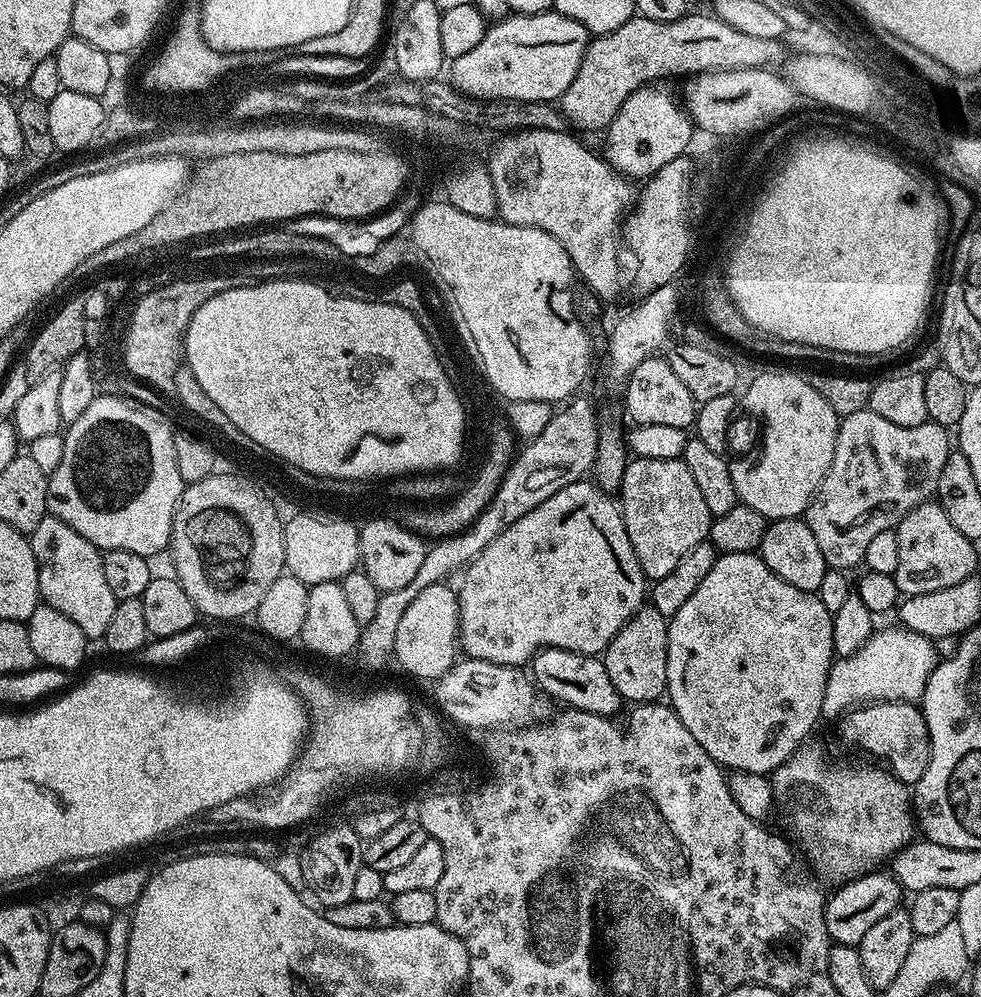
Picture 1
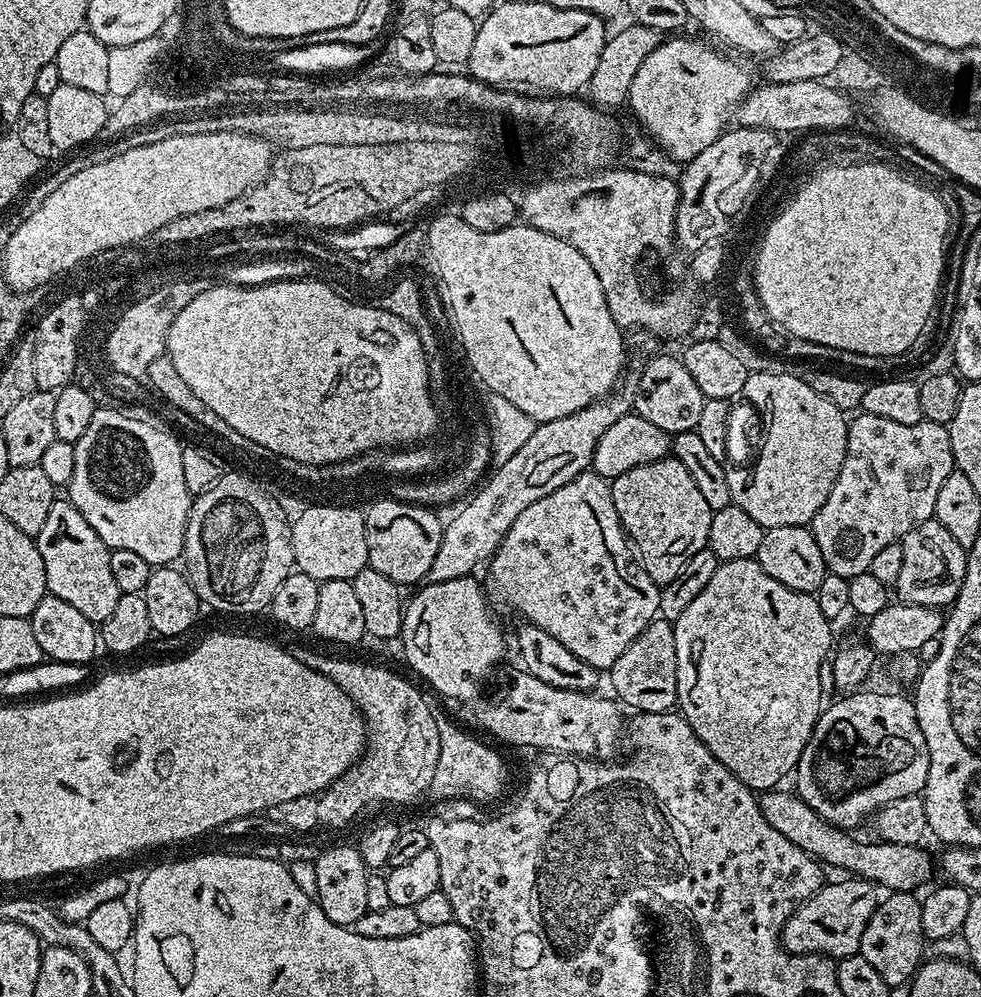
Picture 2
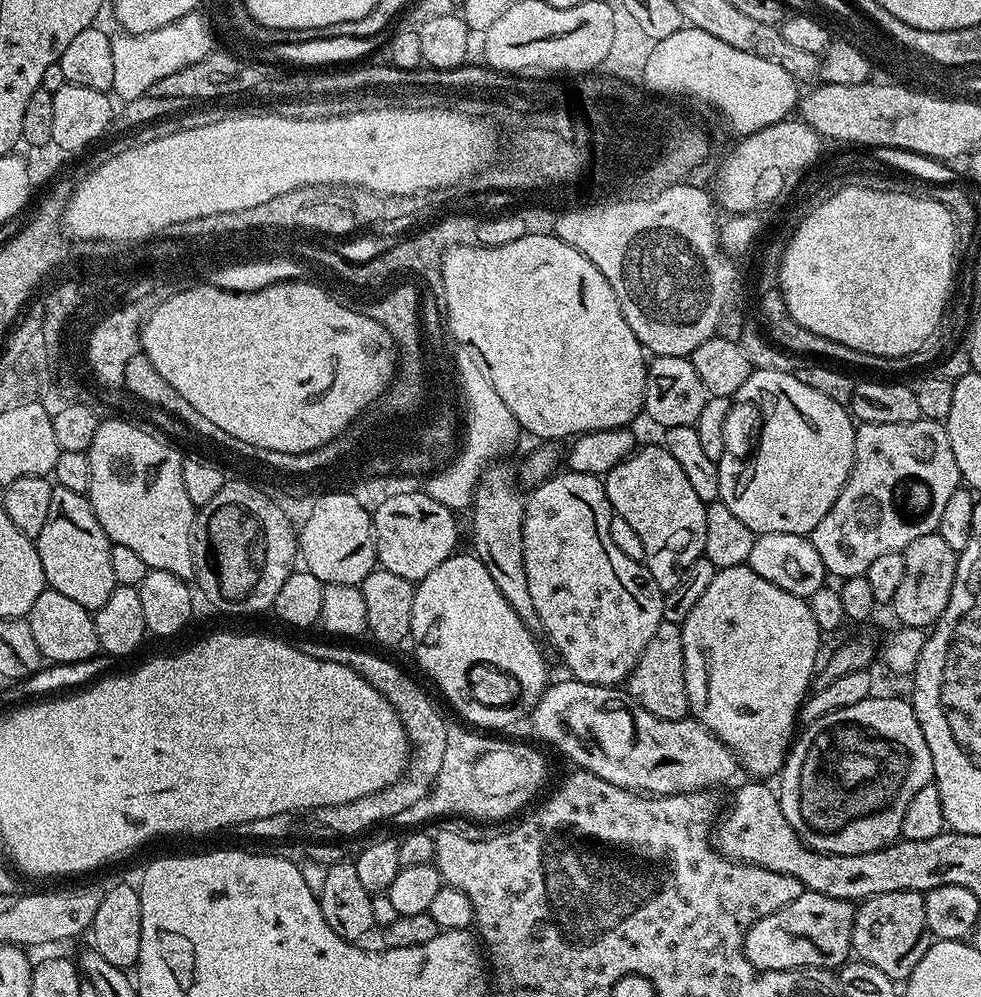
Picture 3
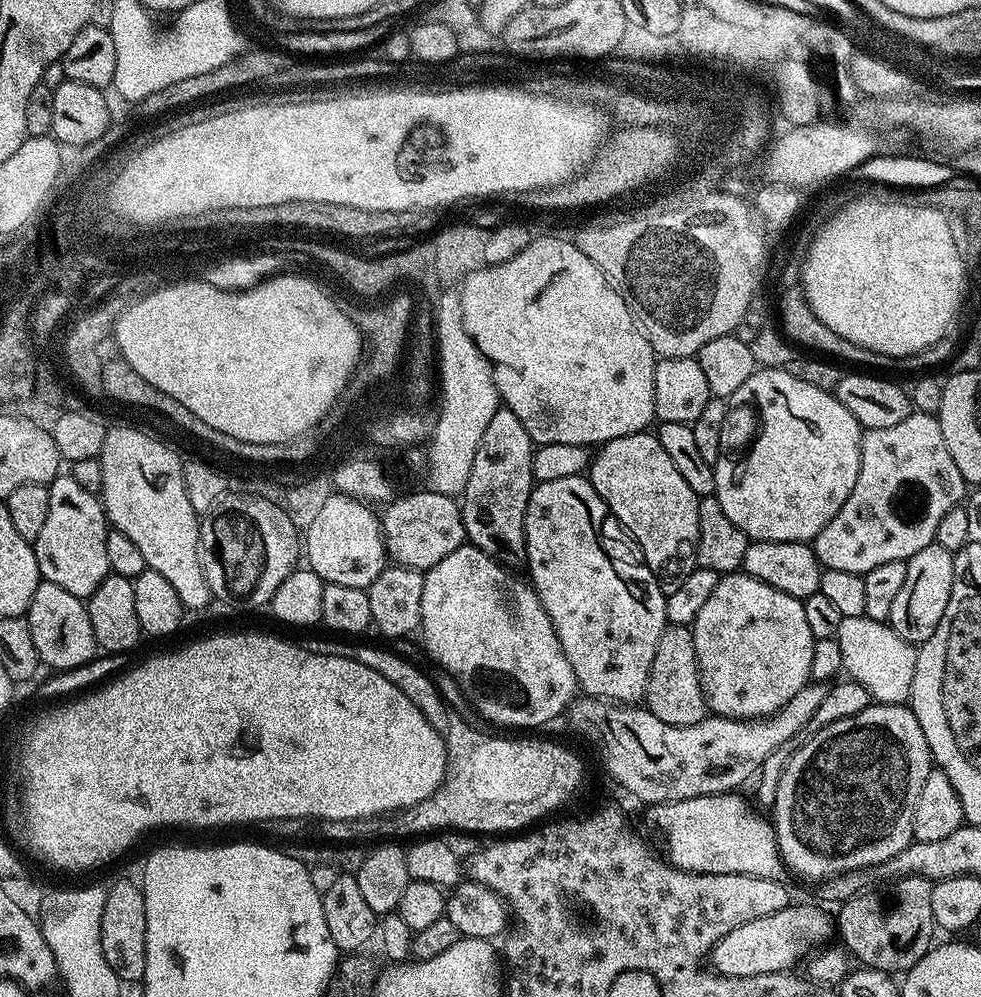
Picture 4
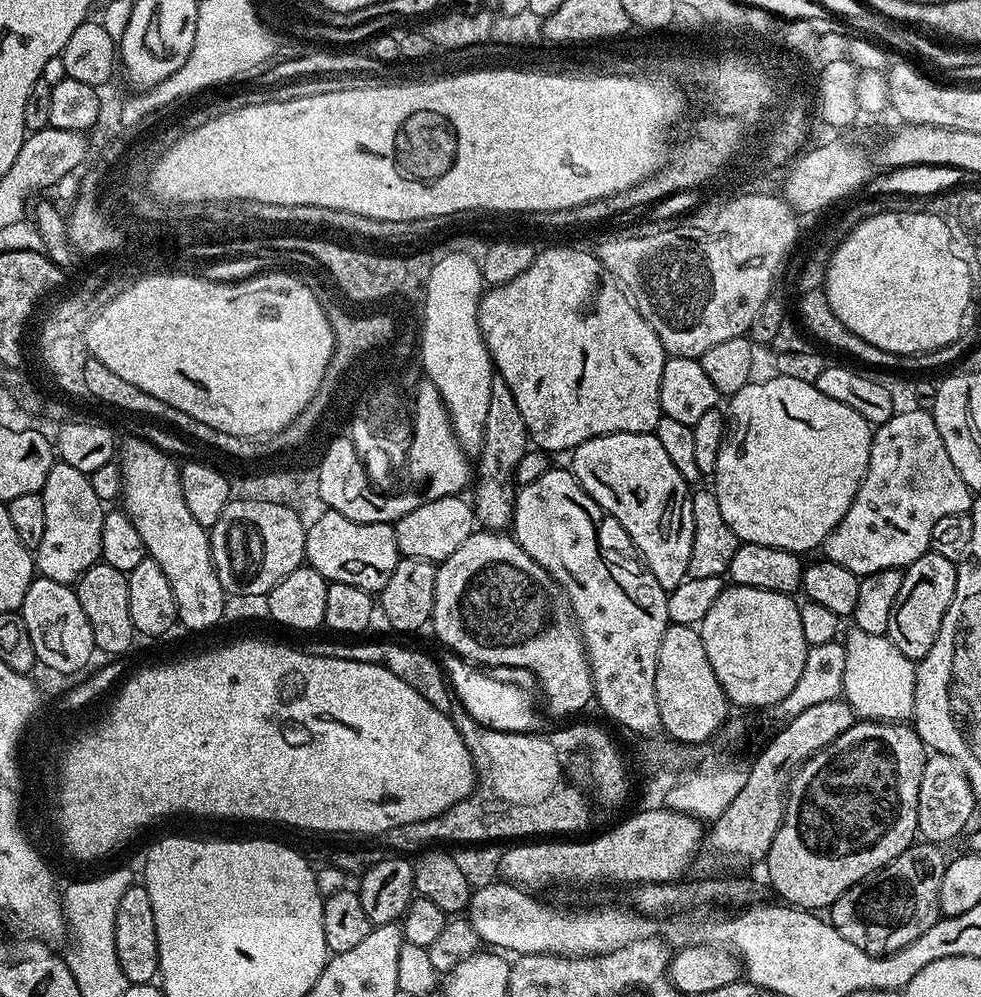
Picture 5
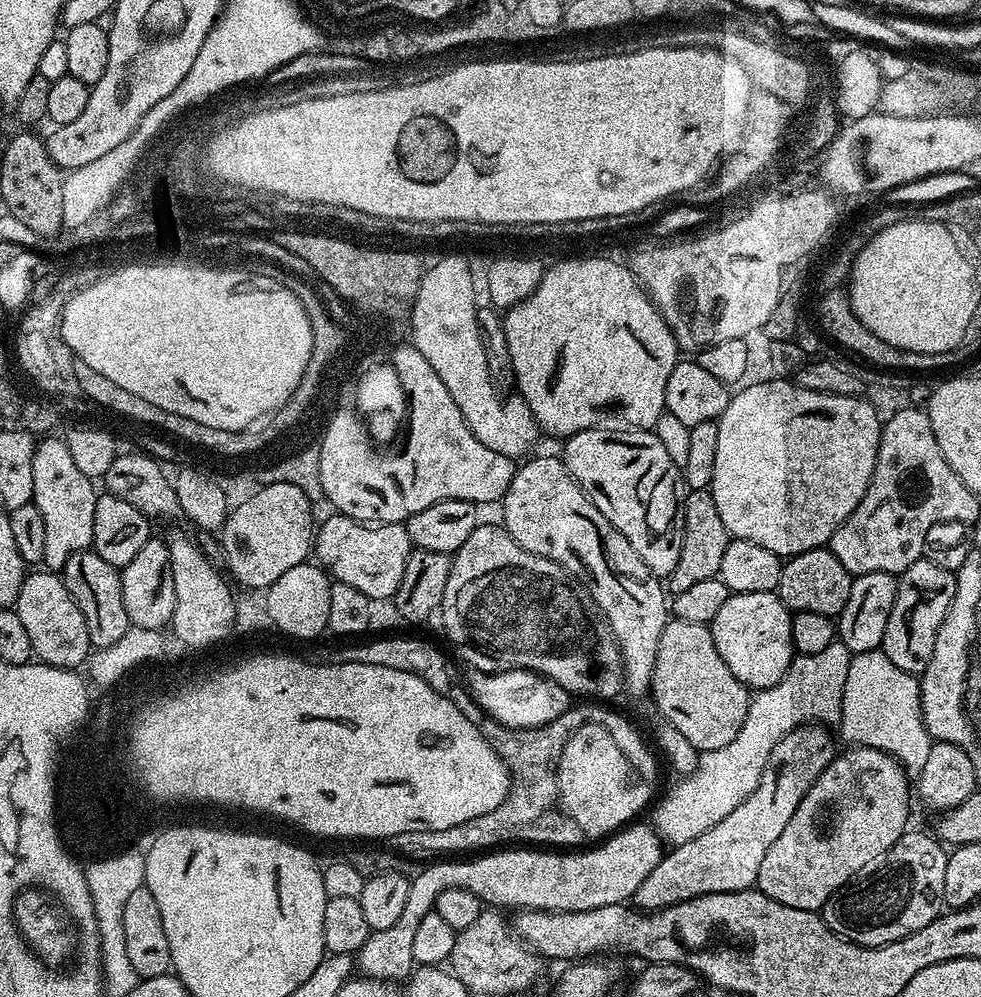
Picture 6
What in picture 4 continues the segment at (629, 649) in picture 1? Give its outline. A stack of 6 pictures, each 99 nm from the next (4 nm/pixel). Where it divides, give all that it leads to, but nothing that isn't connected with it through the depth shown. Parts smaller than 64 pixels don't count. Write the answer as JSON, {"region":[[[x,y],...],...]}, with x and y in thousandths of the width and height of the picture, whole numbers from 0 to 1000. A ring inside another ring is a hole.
{"region":[[[687,626],[678,629],[675,640],[671,640],[671,652],[667,652],[667,664],[663,668],[655,705],[667,716],[667,720],[675,720],[675,724],[683,724],[683,728],[703,728],[718,721],[722,706],[714,687],[704,629]]]}

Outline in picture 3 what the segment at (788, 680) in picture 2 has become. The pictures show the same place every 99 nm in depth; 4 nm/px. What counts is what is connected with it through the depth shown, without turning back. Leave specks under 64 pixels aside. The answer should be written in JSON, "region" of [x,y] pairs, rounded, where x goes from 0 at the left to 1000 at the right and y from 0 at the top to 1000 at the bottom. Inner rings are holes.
{"region":[[[761,566],[736,570],[703,612],[703,620],[693,627],[693,635],[702,715],[750,757],[757,773],[759,770],[767,777],[764,779],[790,779],[803,761],[813,734],[811,724],[834,673],[832,661],[838,635],[830,616],[826,616],[823,601],[781,584]]]}

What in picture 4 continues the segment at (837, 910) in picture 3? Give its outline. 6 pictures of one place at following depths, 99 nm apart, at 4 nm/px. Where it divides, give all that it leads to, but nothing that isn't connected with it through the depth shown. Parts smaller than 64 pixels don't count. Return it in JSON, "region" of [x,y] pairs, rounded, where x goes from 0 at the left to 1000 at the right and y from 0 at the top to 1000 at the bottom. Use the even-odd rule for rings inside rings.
{"region":[[[815,907],[812,911],[804,909],[744,933],[740,941],[726,950],[724,967],[734,978],[748,981],[802,975],[810,972],[810,967],[825,958],[824,951],[831,952],[839,948],[844,945],[839,943],[844,943],[847,939],[850,939],[850,923],[847,918],[844,920],[838,912],[831,911],[828,907]]]}

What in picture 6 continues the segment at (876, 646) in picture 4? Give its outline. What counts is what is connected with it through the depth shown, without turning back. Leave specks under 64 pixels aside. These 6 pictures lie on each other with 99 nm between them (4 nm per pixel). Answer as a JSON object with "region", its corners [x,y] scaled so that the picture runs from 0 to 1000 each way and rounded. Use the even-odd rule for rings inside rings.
{"region":[[[900,653],[872,655],[863,670],[854,731],[863,747],[908,754],[927,776],[937,776],[952,745],[944,732],[938,707],[938,684],[931,675],[915,672]]]}

